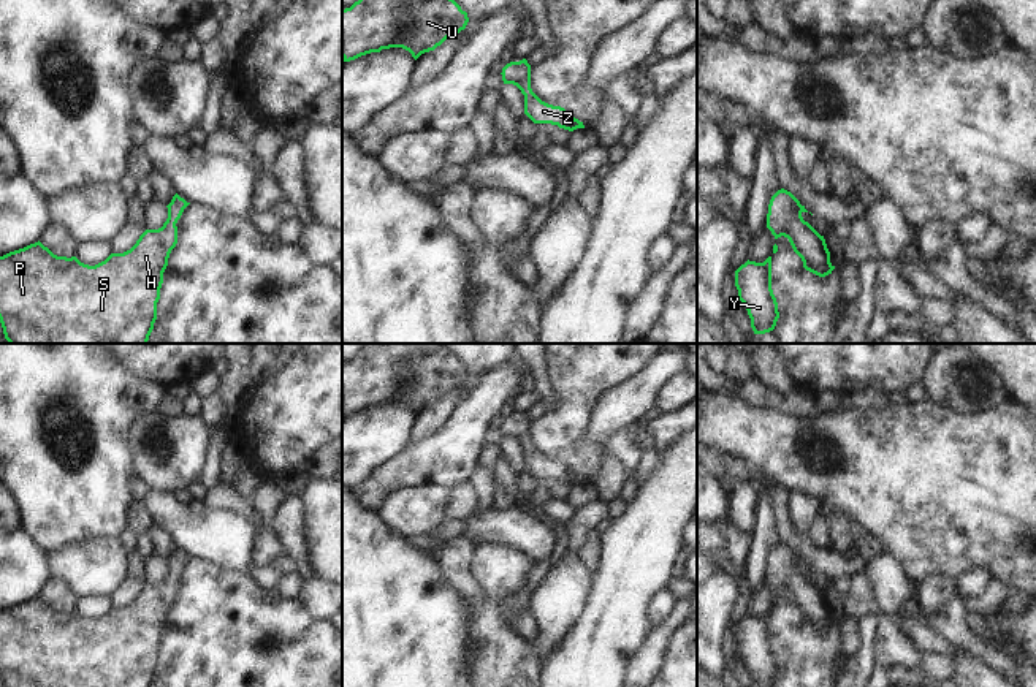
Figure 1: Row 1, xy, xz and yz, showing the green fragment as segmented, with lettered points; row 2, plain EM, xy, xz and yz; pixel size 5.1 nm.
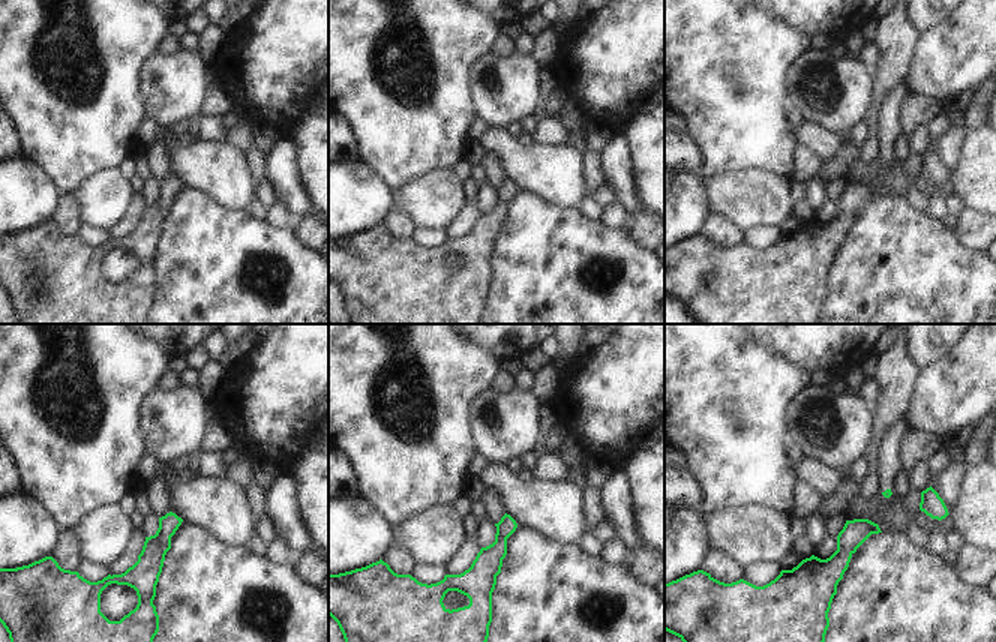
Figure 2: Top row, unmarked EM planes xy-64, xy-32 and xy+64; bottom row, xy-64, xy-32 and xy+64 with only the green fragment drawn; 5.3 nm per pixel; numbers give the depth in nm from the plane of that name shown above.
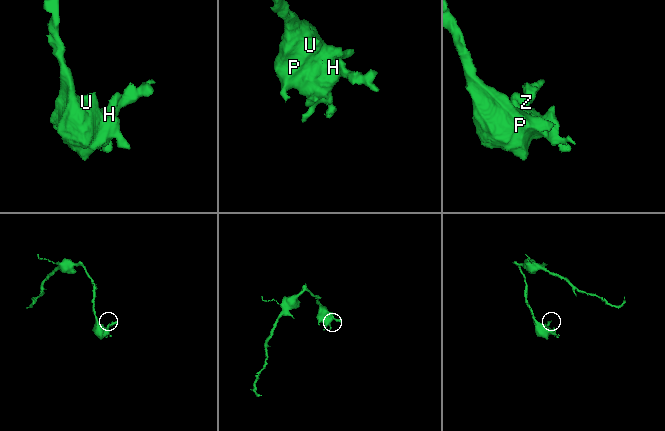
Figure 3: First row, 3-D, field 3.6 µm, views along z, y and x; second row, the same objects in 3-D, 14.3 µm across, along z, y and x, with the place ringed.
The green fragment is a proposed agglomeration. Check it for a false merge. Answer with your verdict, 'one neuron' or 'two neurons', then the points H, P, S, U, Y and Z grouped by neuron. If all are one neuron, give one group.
one neuron | H P S U Y Z

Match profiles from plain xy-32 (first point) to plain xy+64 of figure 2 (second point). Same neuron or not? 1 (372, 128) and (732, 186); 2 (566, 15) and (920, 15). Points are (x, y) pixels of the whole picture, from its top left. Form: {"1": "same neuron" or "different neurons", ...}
{"1": "different neurons", "2": "different neurons"}

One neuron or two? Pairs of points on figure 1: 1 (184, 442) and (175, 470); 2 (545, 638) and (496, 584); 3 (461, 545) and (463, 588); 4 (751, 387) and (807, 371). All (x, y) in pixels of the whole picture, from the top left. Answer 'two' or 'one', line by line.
1: one
2: two
3: one
4: two

